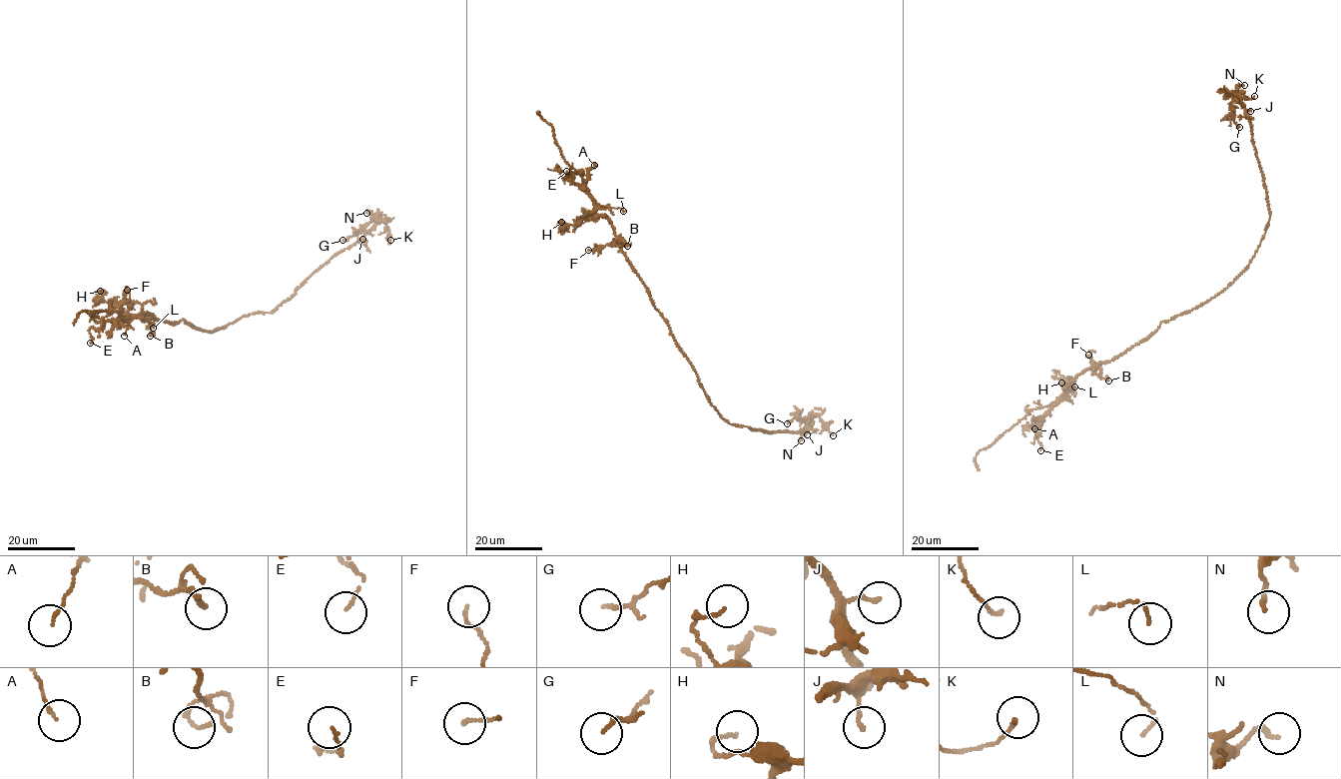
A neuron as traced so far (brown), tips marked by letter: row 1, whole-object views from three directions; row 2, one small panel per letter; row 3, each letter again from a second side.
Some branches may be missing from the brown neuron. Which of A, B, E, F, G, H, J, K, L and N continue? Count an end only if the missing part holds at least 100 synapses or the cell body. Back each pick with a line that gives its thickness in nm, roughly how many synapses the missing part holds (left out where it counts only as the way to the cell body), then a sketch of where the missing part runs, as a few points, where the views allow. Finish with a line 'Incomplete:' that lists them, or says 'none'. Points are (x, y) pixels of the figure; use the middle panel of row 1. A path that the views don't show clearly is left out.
Incomplete: none

